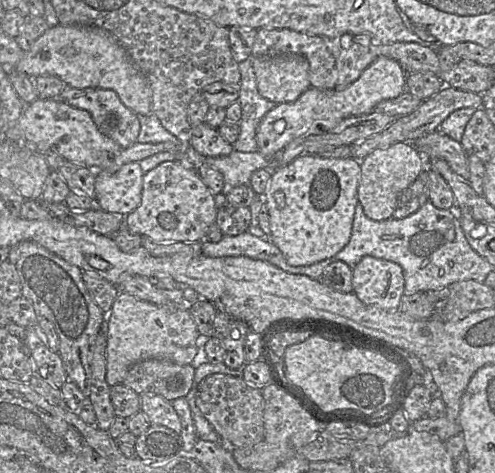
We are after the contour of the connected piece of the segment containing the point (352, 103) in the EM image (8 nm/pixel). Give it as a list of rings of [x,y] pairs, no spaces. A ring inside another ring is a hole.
[[[381,56],[361,73],[359,78],[343,89],[318,89],[310,86],[294,102],[276,104],[262,118],[256,132],[258,151],[268,159],[273,159],[292,140],[304,134],[320,134],[332,131],[343,119],[372,112],[383,100],[398,97],[406,90],[406,71],[394,59]]]

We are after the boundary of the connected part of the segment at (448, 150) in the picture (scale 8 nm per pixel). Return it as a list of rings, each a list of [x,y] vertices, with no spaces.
[[[436,130],[412,143],[418,152],[424,156],[425,161],[443,159],[461,179],[469,179],[467,156],[460,142]]]

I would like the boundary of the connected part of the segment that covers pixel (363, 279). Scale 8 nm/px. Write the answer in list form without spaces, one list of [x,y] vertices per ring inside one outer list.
[[[364,256],[352,270],[352,292],[364,304],[387,311],[398,311],[404,284],[402,267],[388,260]]]

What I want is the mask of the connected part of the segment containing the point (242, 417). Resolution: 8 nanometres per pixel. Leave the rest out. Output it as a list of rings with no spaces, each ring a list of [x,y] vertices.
[[[215,373],[205,377],[198,385],[196,405],[210,422],[220,437],[220,443],[228,451],[234,448],[246,448],[261,442],[264,438],[264,399],[262,391],[250,387],[243,377]]]

